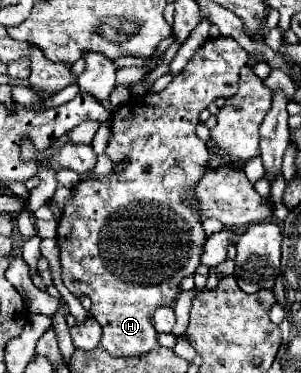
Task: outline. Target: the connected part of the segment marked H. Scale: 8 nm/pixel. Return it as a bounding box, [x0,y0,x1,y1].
[58,35,248,357]

